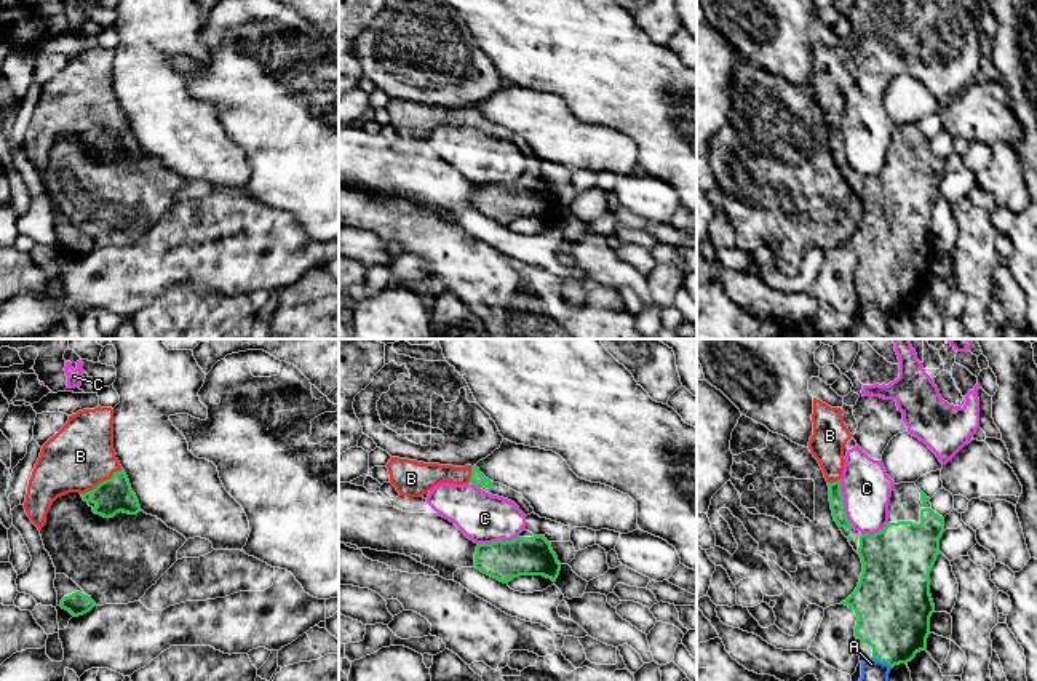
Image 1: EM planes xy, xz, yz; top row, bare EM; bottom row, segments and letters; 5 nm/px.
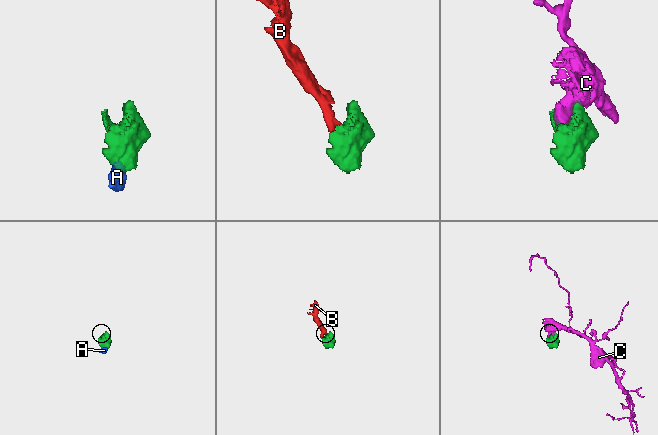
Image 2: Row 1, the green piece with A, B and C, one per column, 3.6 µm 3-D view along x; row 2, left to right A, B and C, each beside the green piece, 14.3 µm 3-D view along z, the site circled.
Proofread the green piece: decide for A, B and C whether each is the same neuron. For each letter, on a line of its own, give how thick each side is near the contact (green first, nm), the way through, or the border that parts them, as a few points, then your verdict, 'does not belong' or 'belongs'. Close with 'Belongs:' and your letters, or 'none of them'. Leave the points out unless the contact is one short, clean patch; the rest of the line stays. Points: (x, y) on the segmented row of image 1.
A: 380 nm thick on the green side, 110 nm on the other; belongs
B: 180 nm thick on the green side, 340 nm on the other; belongs
C: 70 nm thick on the green side, 260 nm on the other; does not belong
Belongs: A, B

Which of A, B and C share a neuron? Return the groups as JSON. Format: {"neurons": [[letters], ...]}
{"neurons": [["A", "B"], ["C"]]}

